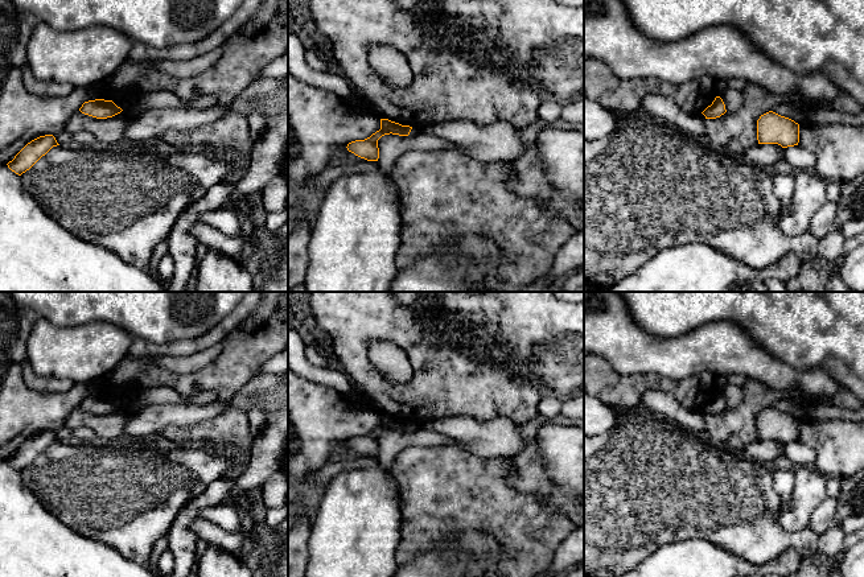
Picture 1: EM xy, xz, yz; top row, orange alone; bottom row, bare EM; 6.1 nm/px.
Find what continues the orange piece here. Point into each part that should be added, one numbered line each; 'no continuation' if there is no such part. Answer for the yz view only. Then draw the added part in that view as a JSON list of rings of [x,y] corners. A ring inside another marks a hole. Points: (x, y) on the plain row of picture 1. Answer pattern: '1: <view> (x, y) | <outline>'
no continuation

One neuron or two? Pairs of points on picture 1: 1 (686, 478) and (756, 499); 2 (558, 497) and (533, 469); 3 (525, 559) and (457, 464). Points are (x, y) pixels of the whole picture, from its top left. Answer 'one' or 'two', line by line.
1: one
2: one
3: one

